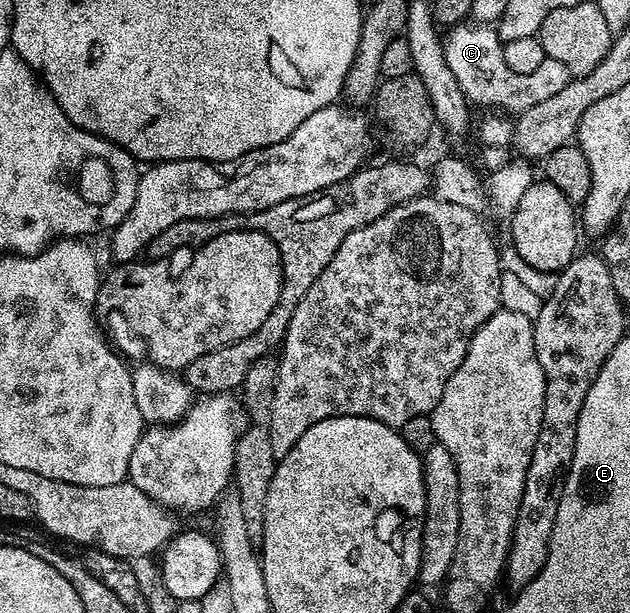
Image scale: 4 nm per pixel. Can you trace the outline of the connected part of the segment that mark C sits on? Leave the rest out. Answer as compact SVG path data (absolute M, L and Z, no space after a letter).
M473 22L456 24L446 31L443 49L449 70L453 71L468 101L475 106L484 104L487 110L502 110L507 114L524 112L529 110L529 106L537 106L537 102L545 102L545 98L557 94L557 90L561 90L561 86L565 86L569 79L565 66L549 59L541 62L533 74L515 73L505 63L503 41L492 25L477 25Z

